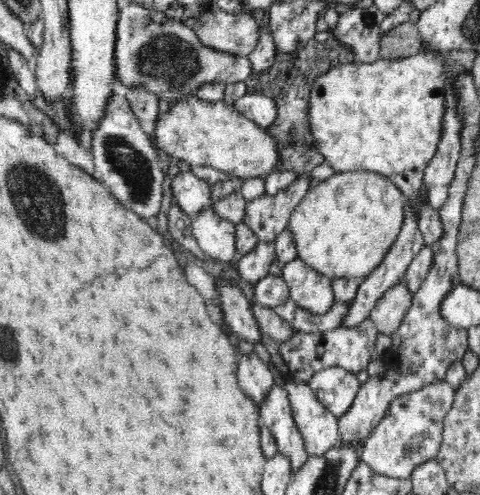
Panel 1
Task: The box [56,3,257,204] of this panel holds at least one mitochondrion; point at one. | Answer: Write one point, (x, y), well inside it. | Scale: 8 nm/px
(169, 60)

